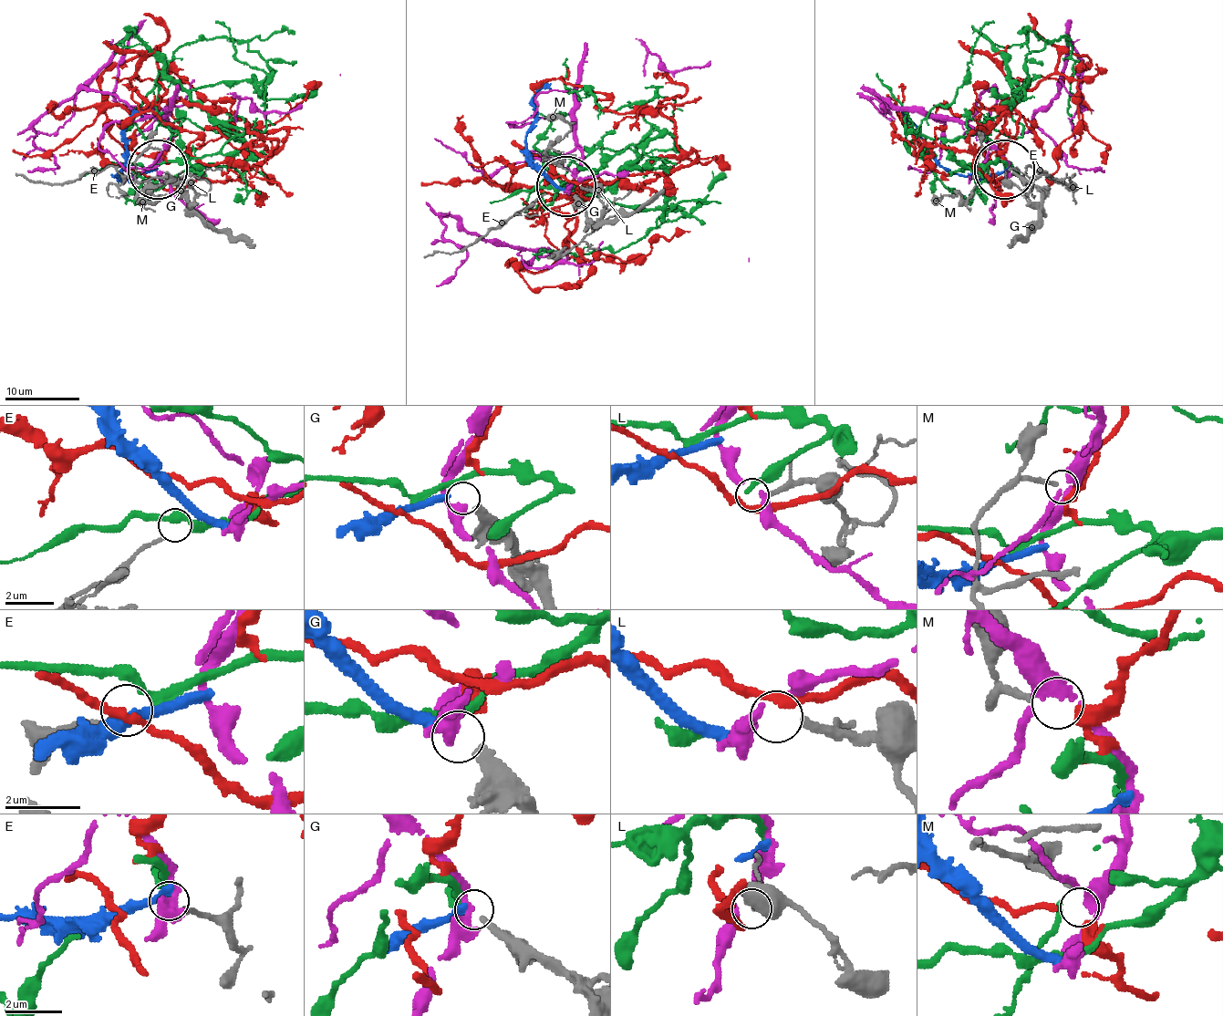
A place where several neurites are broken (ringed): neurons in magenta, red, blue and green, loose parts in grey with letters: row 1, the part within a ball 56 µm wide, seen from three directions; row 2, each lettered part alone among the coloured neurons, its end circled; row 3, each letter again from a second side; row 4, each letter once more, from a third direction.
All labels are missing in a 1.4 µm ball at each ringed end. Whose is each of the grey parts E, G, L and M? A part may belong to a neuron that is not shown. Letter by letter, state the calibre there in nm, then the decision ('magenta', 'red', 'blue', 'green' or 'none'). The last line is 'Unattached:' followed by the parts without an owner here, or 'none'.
E: calibre 130 nm; green
G: calibre 320 nm; blue
L: calibre 160 nm; none
M: calibre 180 nm; red
Unattached: L

